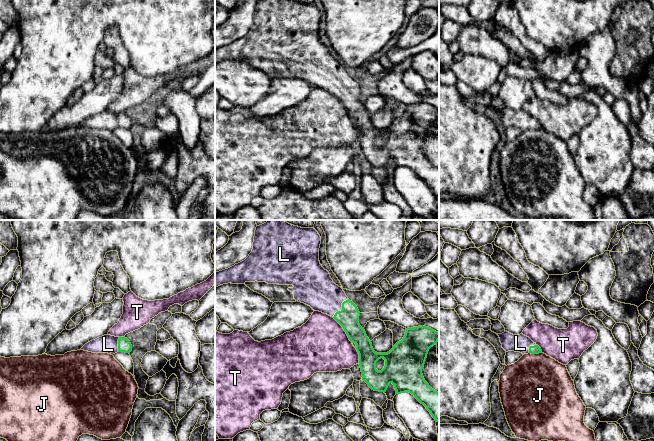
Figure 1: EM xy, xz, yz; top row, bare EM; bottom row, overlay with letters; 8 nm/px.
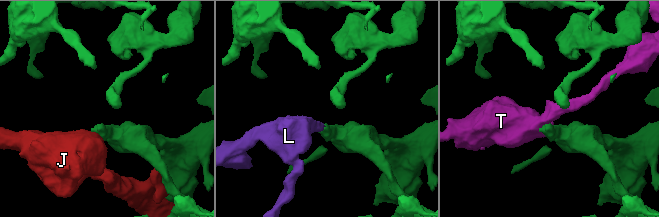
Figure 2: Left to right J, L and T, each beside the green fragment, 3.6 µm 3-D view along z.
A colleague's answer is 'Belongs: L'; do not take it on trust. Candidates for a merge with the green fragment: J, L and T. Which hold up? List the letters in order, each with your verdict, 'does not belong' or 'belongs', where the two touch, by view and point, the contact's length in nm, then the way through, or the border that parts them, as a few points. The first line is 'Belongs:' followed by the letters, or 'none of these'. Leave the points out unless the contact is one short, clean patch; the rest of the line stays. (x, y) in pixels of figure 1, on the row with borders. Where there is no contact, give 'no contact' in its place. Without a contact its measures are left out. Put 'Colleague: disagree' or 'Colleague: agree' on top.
Colleague: agree
Belongs: L
J: does not belong; contact yz (535, 353); length 100 nm
L: belongs; contact xz (342, 308); length 200 nm; way xz (348, 317), (342, 308), (317, 290)
T: does not belong; contact xz (343, 328); length 280 nm

